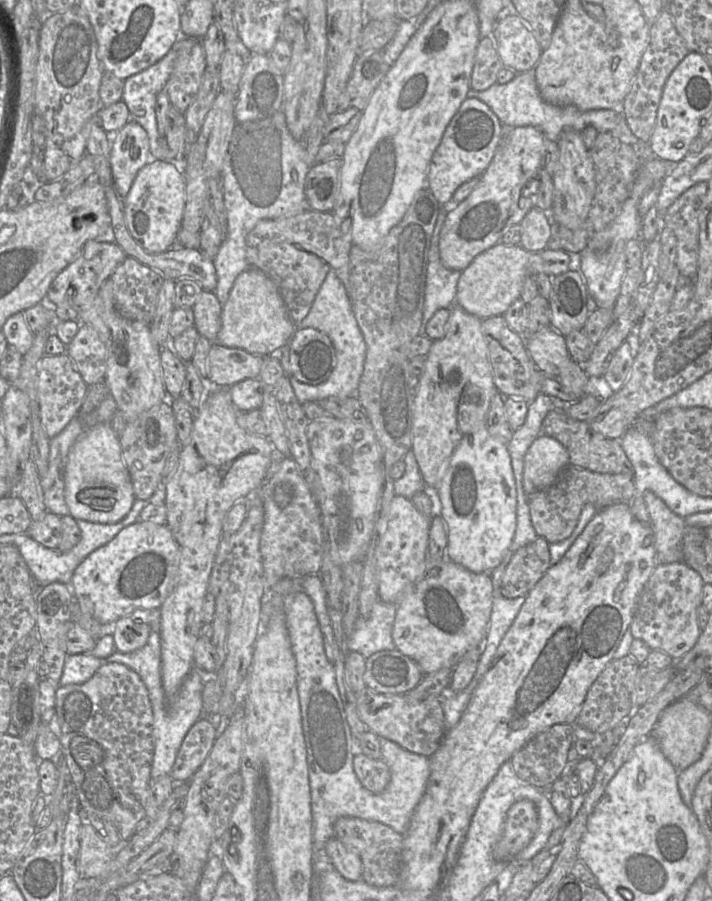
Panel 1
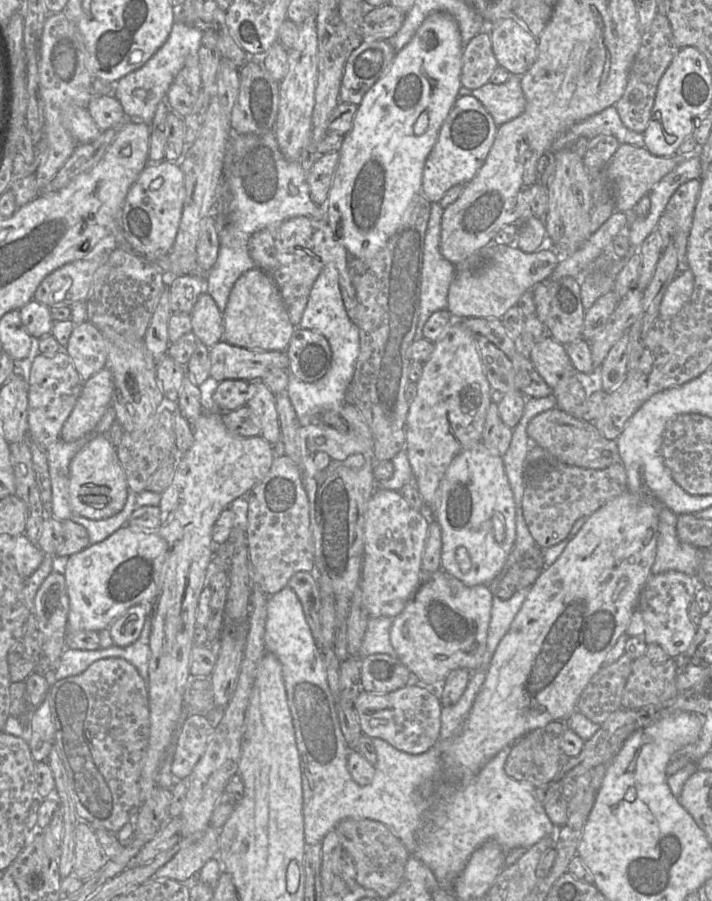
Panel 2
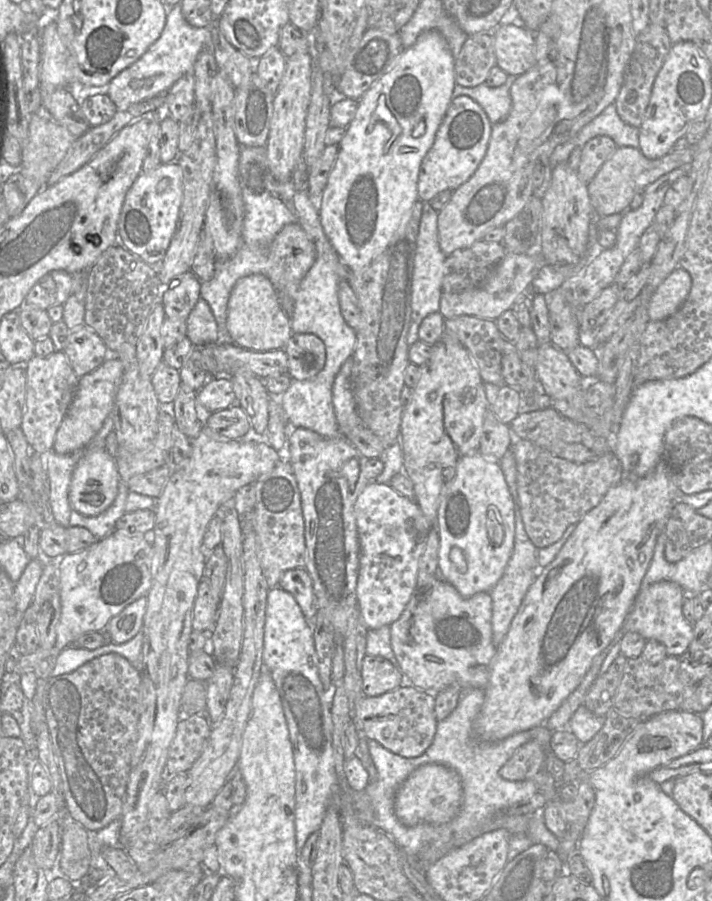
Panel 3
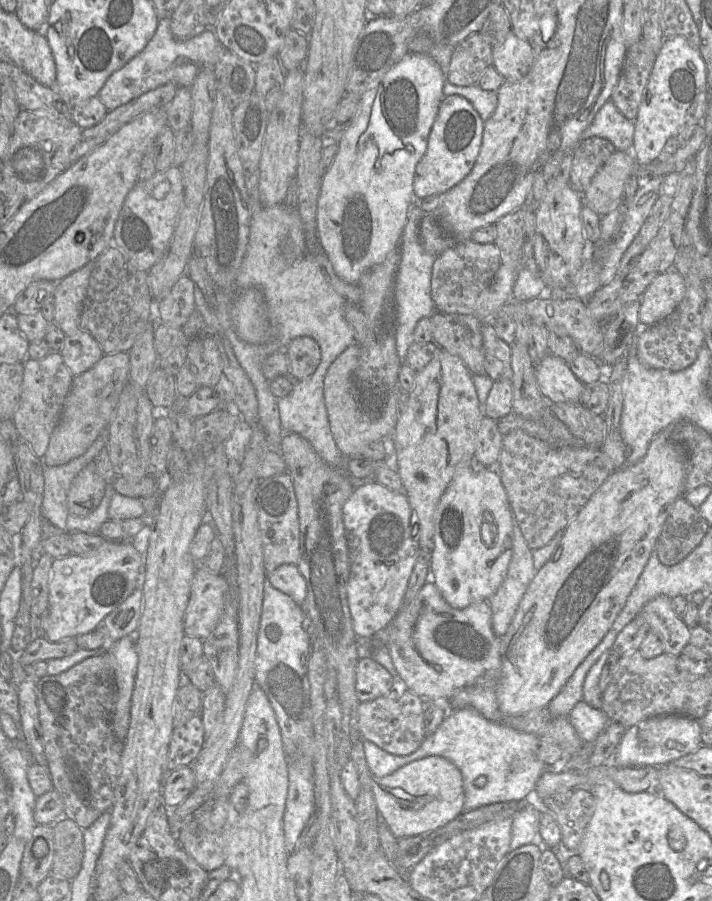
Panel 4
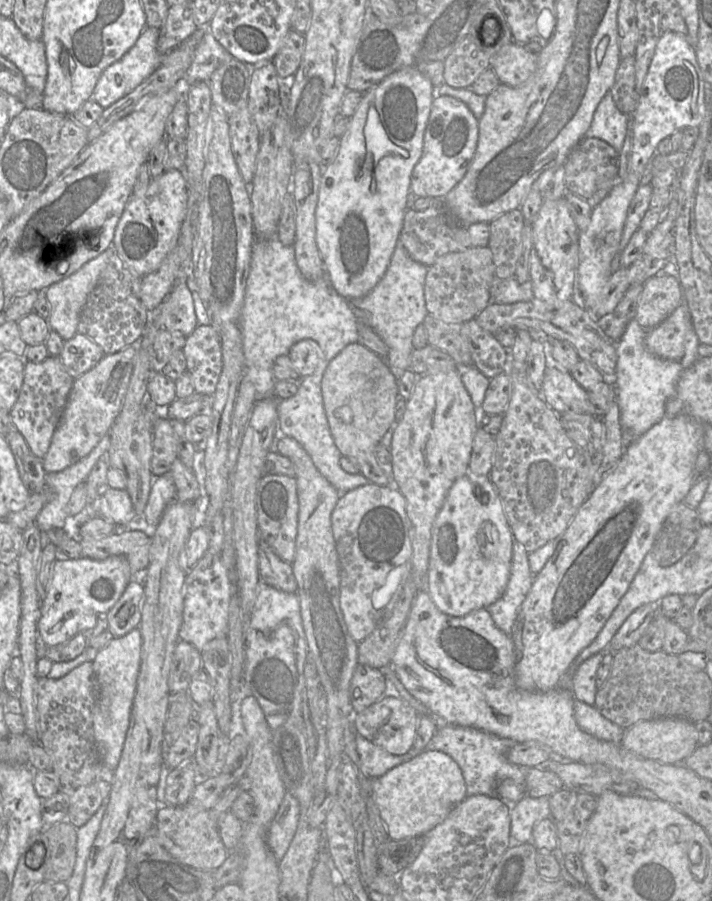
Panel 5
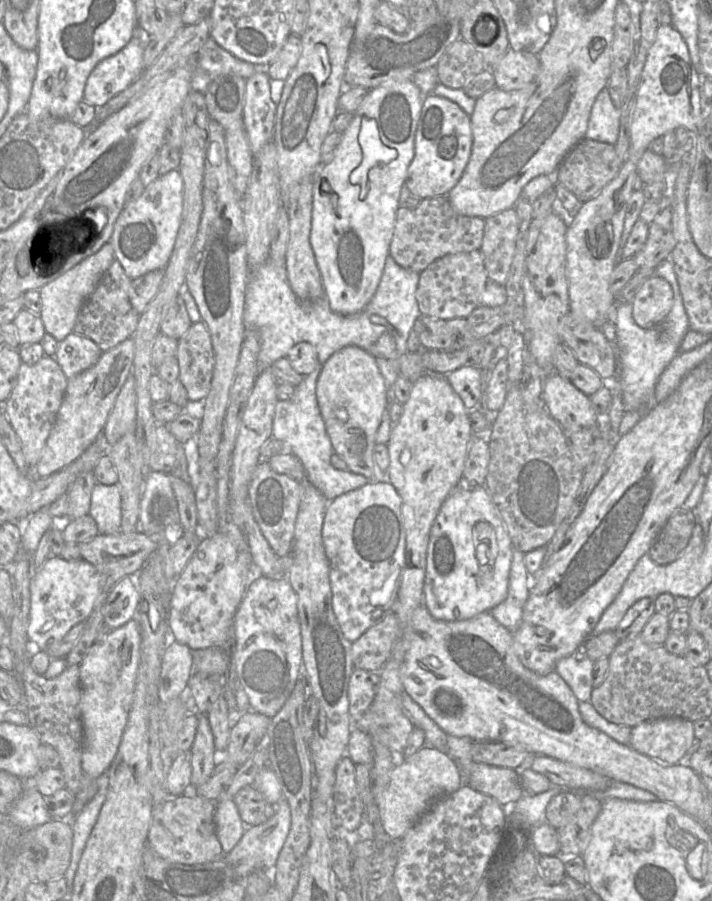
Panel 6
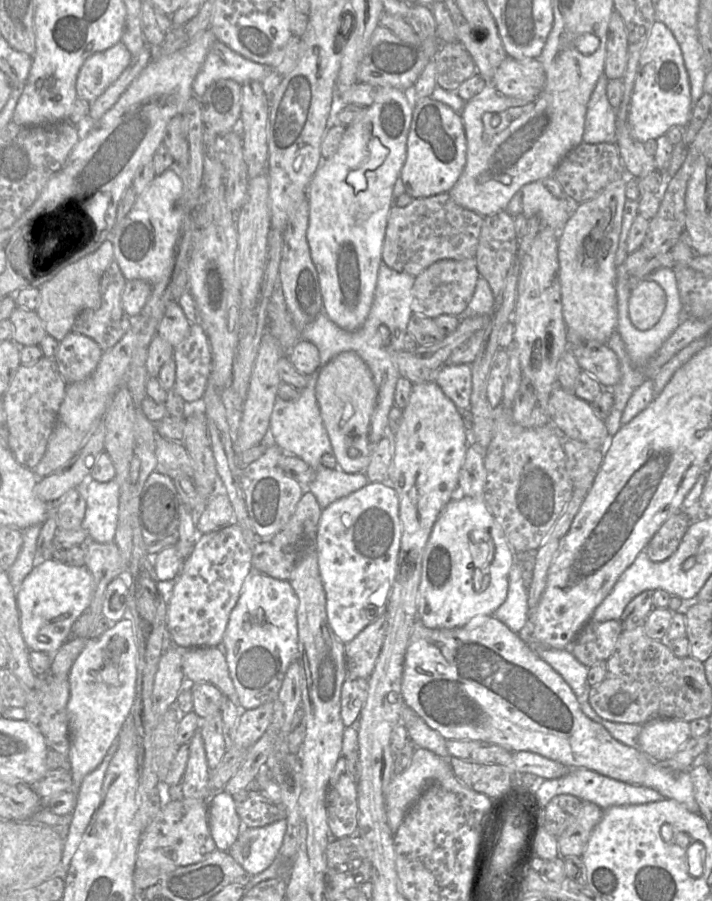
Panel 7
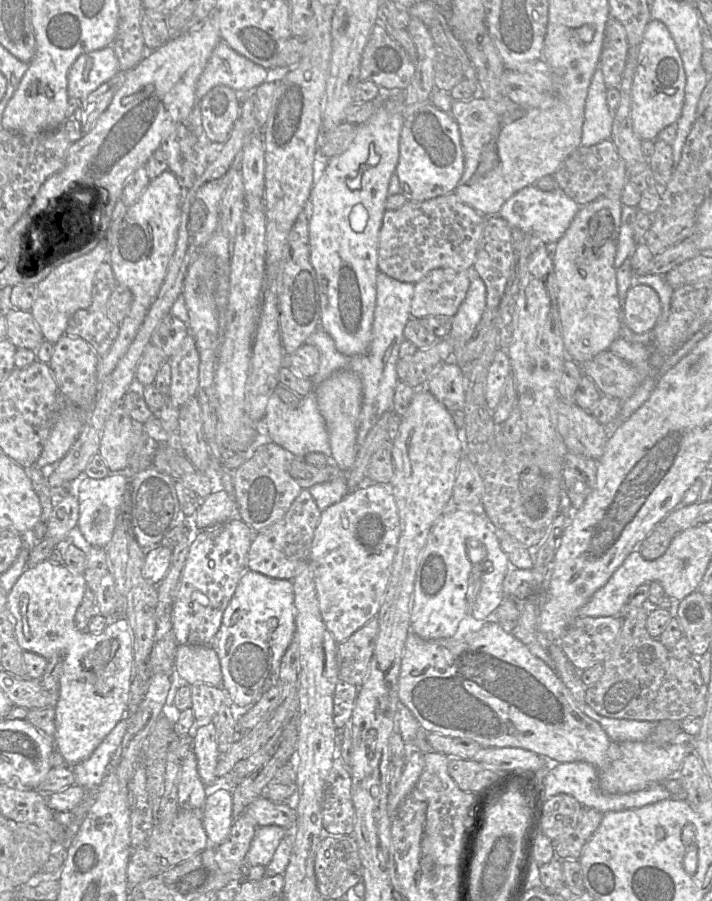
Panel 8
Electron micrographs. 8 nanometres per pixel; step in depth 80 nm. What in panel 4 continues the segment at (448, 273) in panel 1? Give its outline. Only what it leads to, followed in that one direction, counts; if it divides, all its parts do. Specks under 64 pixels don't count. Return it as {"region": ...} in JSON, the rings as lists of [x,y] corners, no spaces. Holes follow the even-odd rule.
{"region":[[[420,205],[410,207],[408,219],[399,243],[401,259],[396,274],[394,291],[399,324],[396,333],[396,348],[403,363],[406,363],[409,347],[415,343],[414,332],[418,322],[437,311],[431,295],[432,268],[437,256],[427,252],[418,238],[419,223],[425,214]]]}

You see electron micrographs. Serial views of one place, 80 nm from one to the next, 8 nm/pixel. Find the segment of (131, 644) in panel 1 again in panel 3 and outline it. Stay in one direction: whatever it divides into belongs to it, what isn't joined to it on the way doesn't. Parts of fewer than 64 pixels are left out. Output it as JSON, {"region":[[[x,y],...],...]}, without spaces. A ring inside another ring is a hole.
{"region":[[[142,596],[111,618],[108,622],[108,629],[113,643],[126,643],[141,631],[146,605],[147,597]]]}

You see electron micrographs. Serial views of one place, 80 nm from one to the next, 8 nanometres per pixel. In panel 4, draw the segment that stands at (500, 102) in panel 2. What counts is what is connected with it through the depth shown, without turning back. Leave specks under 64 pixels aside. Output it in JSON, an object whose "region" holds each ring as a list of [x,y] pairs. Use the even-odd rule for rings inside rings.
{"region":[[[446,81],[443,87],[444,96],[459,95],[467,99],[485,122],[497,107],[497,91],[486,91],[479,86],[455,86]]]}

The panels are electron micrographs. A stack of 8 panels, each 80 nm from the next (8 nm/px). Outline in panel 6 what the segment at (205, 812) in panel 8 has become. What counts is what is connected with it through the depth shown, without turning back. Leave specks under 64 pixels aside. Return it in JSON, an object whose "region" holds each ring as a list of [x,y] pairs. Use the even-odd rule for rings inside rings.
{"region":[[[233,799],[215,802],[215,833],[223,853],[228,853],[240,840],[246,825],[241,820]]]}

